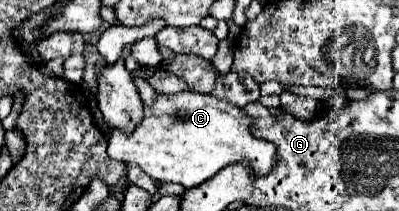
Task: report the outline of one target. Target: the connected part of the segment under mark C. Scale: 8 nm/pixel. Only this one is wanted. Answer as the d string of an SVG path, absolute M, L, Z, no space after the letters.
M157 92L151 106L143 106L143 120L131 134L111 130L107 140L107 154L111 160L121 160L127 164L137 164L153 180L177 182L185 188L193 188L211 176L215 176L223 166L247 158L255 174L267 174L275 160L275 144L255 138L249 132L251 120L241 112L241 108L219 102L211 94L201 96L195 92L161 94Z

